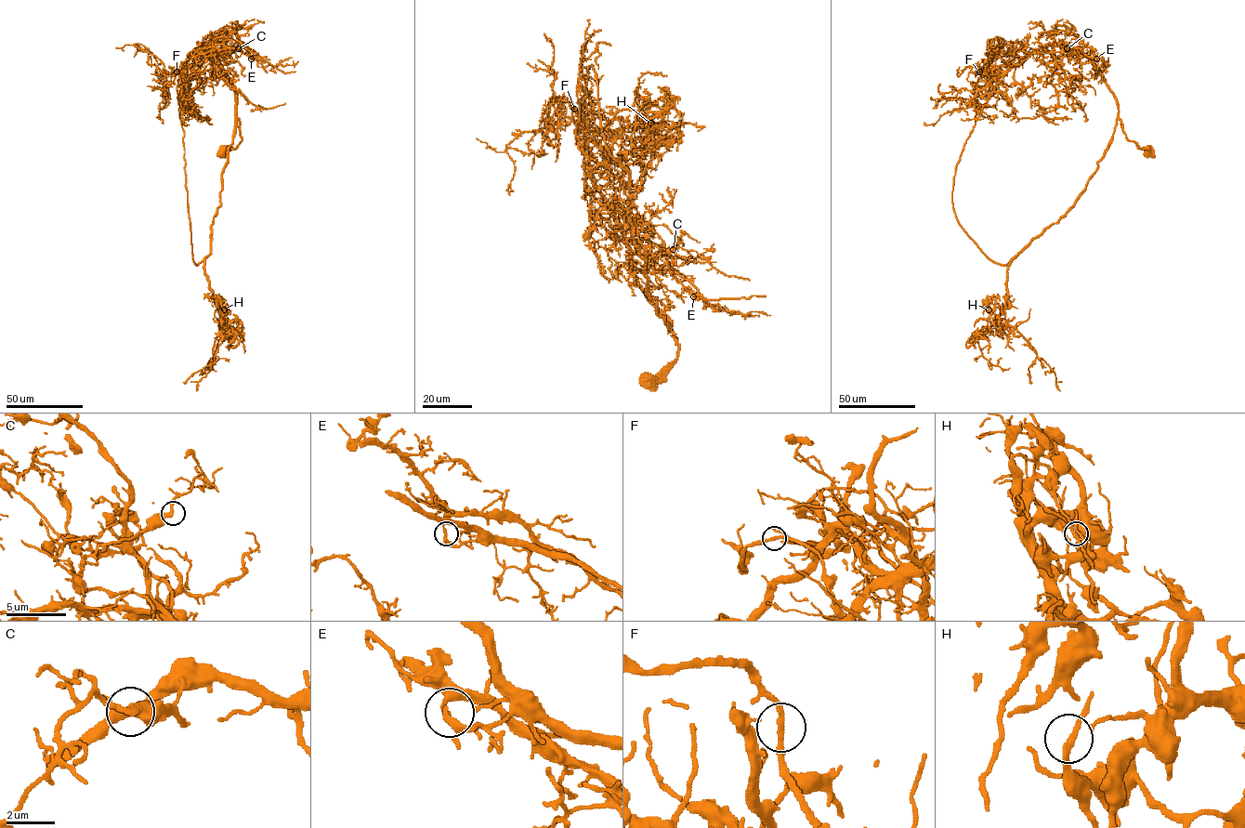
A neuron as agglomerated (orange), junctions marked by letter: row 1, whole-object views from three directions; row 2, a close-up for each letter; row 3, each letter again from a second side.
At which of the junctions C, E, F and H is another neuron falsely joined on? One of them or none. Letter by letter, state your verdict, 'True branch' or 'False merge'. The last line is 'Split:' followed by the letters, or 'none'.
C: True branch
E: False merge
F: True branch
H: True branch
Split: E

